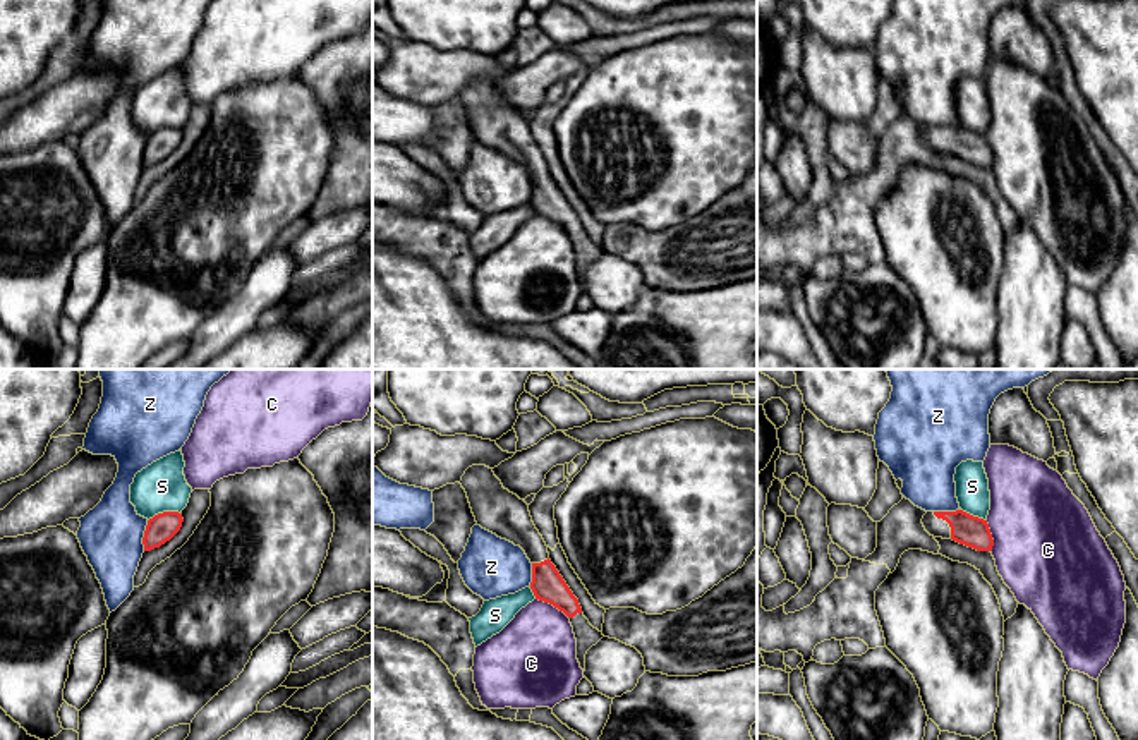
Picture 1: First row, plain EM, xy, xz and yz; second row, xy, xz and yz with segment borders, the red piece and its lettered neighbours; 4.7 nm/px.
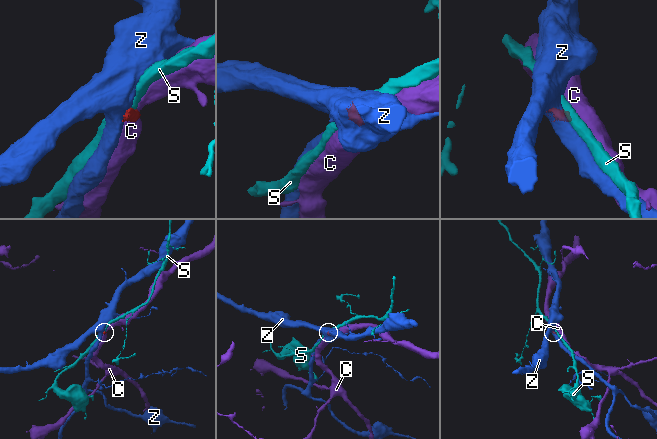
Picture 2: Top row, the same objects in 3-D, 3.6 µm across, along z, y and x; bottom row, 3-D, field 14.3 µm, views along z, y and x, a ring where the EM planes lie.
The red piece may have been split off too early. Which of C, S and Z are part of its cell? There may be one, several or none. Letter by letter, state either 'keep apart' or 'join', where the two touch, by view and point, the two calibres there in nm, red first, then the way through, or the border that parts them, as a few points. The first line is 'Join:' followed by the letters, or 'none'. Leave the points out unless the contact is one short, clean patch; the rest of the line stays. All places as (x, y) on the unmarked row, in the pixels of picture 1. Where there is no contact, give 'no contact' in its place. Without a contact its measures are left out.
Join: none
C: keep apart; meets red in xz at (553, 220); 150 nm thick on the red side, 380 nm on the other; border along xz (536, 213), (551, 218), (568, 234)
S: keep apart; meets red in xy at (163, 127); 140 nm thick on the red side, 240 nm on the other; border along xy (179, 127), (158, 127), (148, 136)
Z: keep apart; meets red in xy at (145, 151); 140 nm thick on the red side, 300 nm on the other; border along xy (148, 136), (143, 146), (143, 165)

